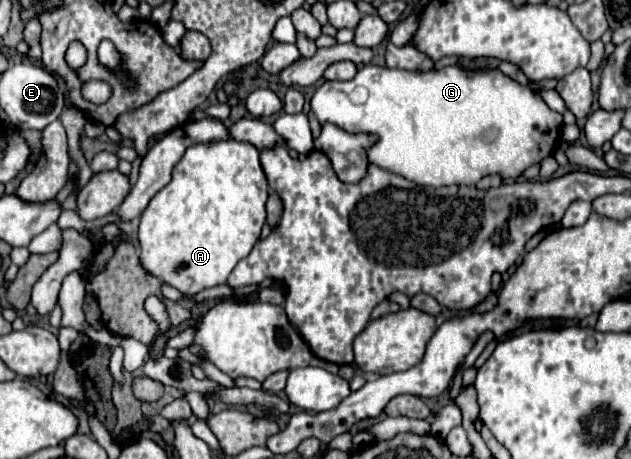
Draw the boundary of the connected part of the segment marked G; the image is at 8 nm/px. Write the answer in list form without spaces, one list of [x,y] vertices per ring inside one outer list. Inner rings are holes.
[[[366,64],[364,68],[358,70],[358,74],[352,78],[352,80],[346,80],[346,82],[330,82],[326,80],[318,90],[316,94],[312,96],[310,100],[310,110],[312,114],[316,116],[316,120],[320,124],[336,124],[340,126],[342,130],[346,132],[372,132],[378,136],[378,142],[370,148],[368,152],[368,158],[372,164],[378,164],[380,168],[384,170],[390,170],[394,174],[400,174],[416,184],[422,184],[422,186],[450,186],[450,184],[476,184],[478,180],[482,180],[484,176],[490,176],[490,174],[500,174],[504,176],[506,180],[514,180],[518,176],[522,176],[522,172],[544,160],[546,156],[550,156],[560,140],[560,130],[562,130],[562,116],[554,110],[550,110],[546,106],[546,102],[542,100],[540,94],[532,92],[530,88],[526,86],[520,86],[518,82],[514,82],[512,78],[504,76],[500,70],[488,70],[488,72],[464,72],[460,70],[458,66],[446,66],[442,70],[430,70],[430,72],[408,72],[408,70],[392,70],[392,68],[380,68],[380,66],[372,66],[372,64]]]

